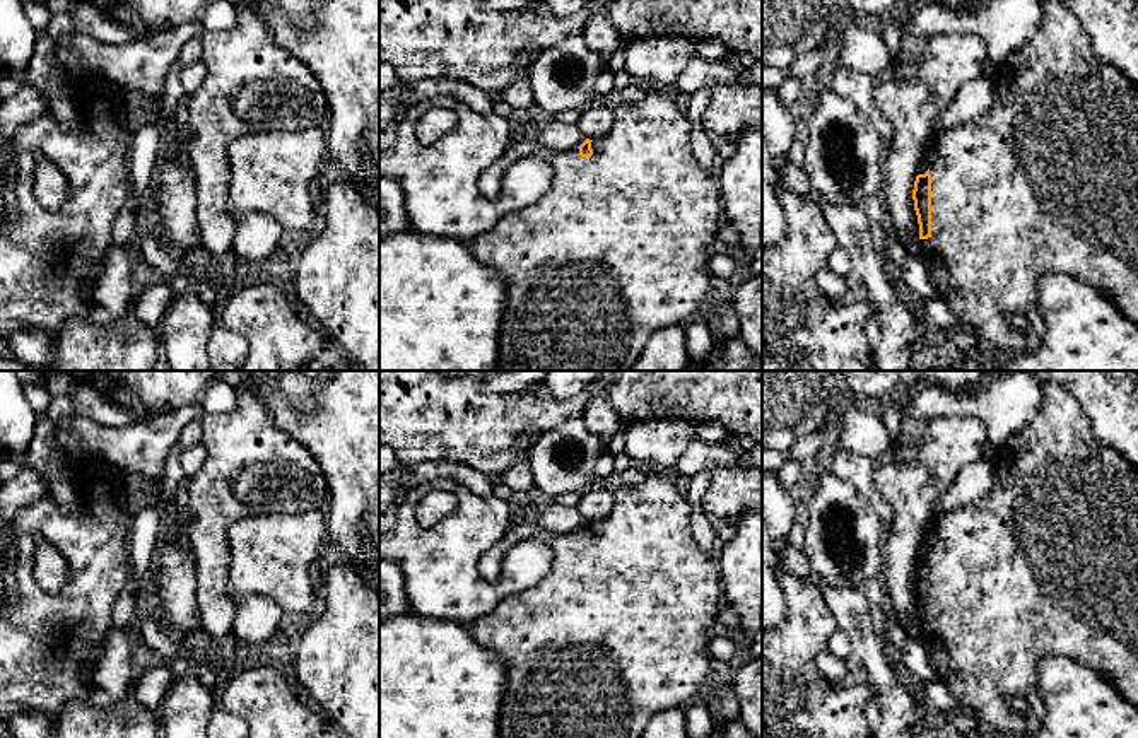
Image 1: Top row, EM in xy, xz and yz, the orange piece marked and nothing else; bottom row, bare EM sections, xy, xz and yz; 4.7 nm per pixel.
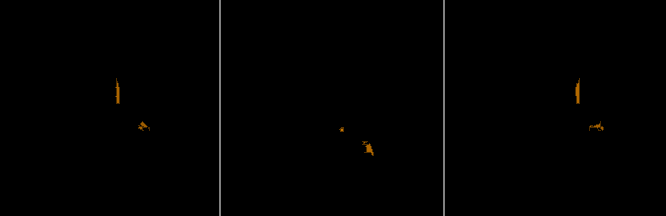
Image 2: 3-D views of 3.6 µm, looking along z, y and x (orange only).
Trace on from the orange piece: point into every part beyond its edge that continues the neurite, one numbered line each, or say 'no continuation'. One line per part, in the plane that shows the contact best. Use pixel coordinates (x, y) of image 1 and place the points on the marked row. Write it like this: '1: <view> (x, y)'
1: yz (1046, 181)

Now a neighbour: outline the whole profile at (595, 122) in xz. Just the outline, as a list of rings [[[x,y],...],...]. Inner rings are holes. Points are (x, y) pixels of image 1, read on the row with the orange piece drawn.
[[[593,104],[581,111],[576,126],[583,132],[586,138],[595,140],[605,137],[612,130],[613,123],[615,123],[613,109]]]

